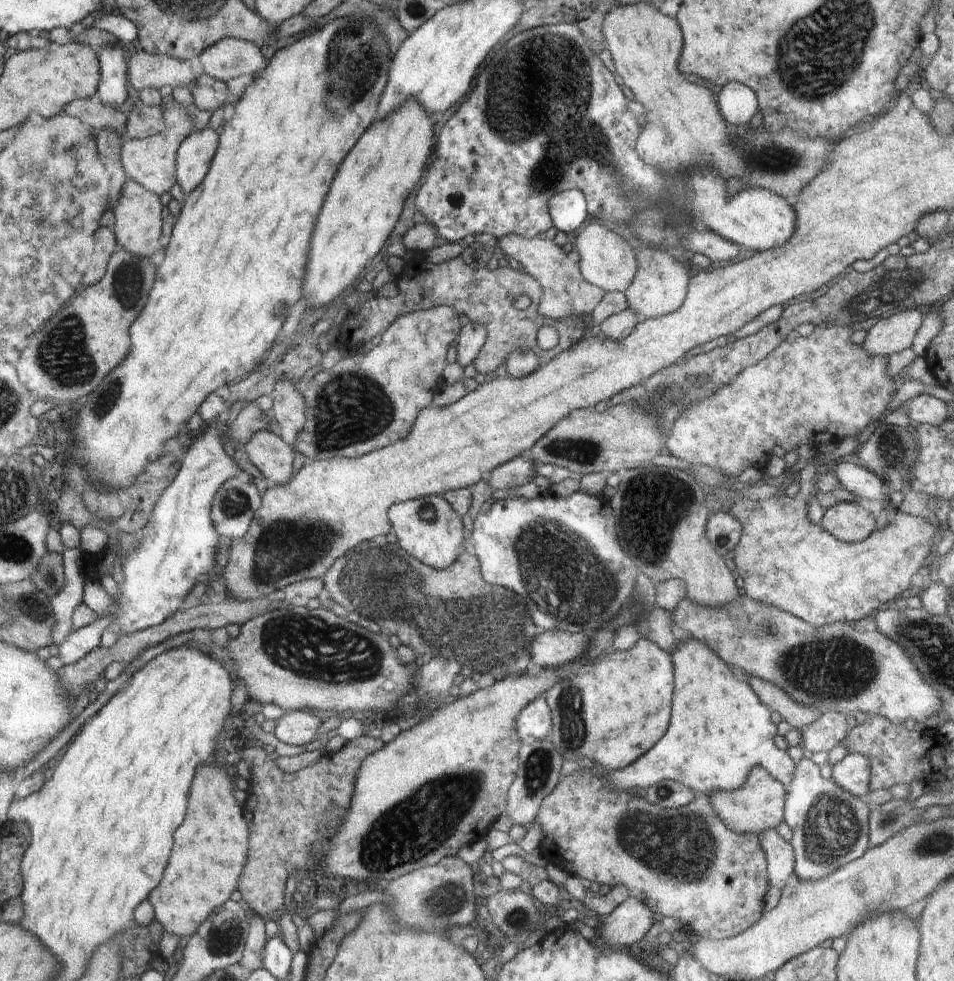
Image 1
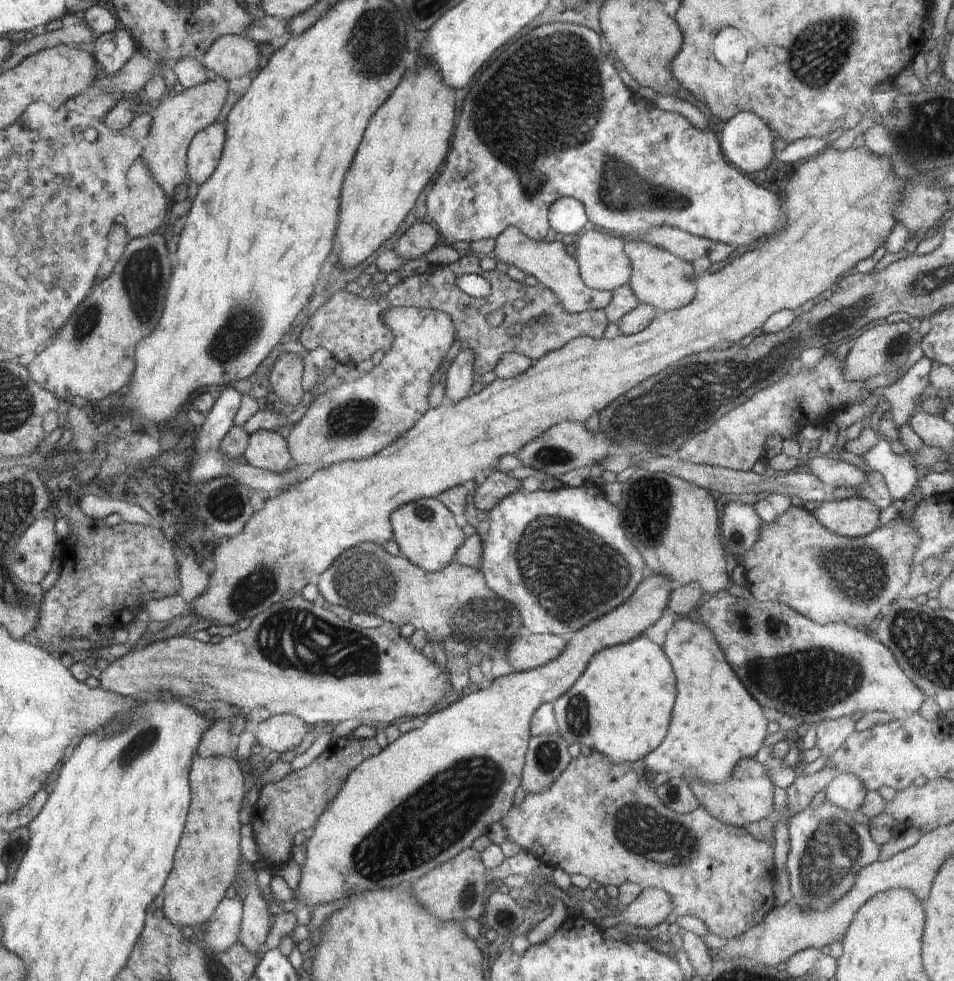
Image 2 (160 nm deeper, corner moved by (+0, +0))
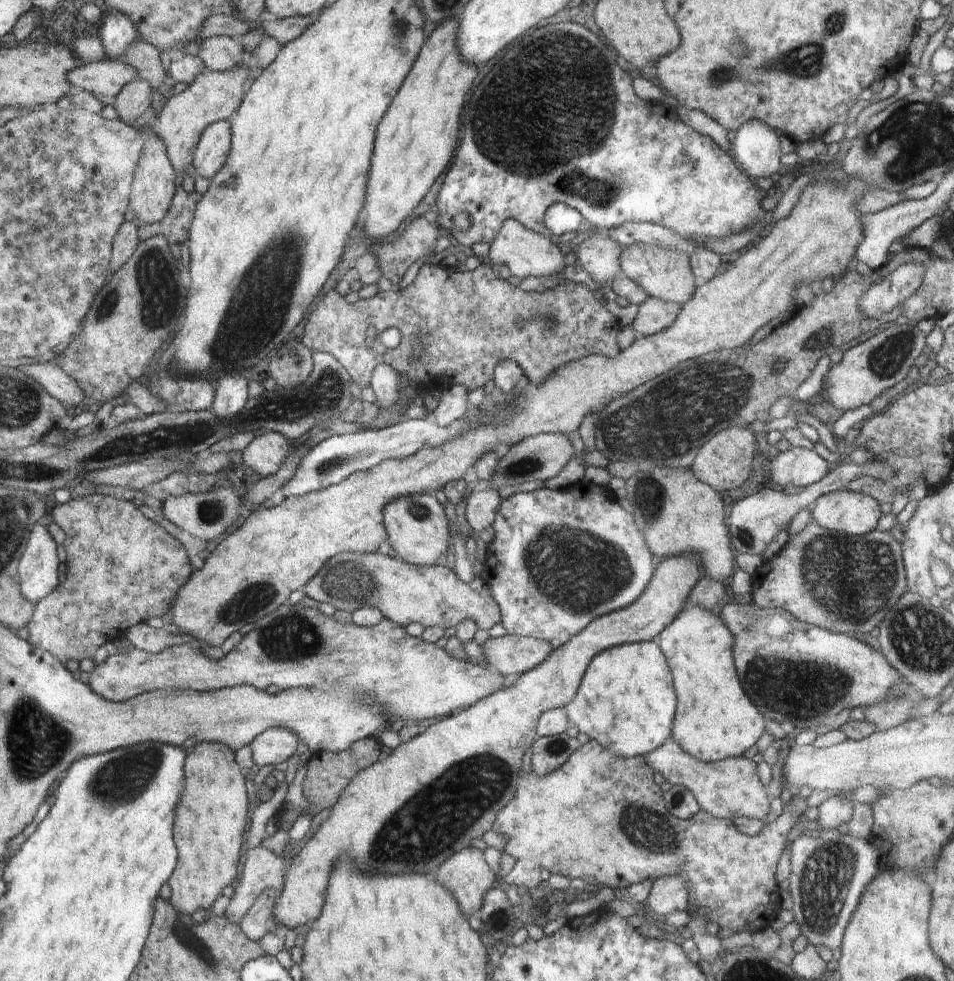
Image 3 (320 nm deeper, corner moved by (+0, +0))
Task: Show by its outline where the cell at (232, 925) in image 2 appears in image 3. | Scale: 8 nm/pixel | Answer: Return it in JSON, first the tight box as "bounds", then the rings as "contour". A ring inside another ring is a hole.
{"bounds":[224,847,287,923],"contour":[[[265,847],[247,850],[242,878],[235,886],[236,893],[224,916],[233,923],[239,923],[264,889],[270,887],[279,893],[287,873],[287,865],[284,862],[284,857],[281,858]]]}

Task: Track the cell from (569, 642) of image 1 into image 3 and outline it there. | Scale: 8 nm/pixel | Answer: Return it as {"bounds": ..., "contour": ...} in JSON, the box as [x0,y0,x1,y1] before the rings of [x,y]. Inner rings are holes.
{"bounds":[482,634,552,679],"contour":[[[505,634],[491,636],[482,647],[487,664],[513,679],[537,667],[552,652],[551,646],[548,641],[534,637]]]}

